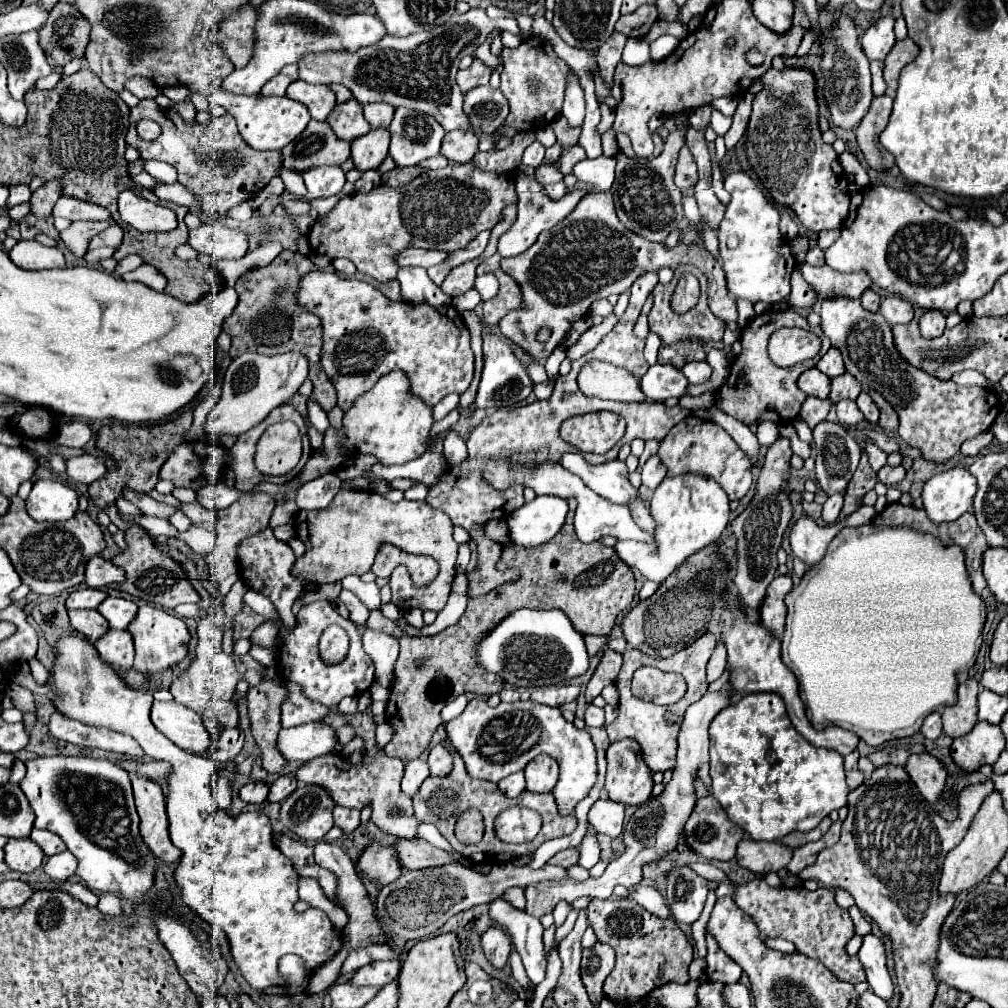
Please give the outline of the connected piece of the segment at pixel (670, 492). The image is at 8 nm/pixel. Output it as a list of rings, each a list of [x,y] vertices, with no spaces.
[[[681,474],[665,478],[653,494],[651,516],[657,520],[657,534],[653,544],[634,540],[618,541],[615,552],[631,568],[637,568],[645,578],[663,582],[683,560],[701,548],[717,542],[729,522],[729,498],[725,490],[709,476]]]

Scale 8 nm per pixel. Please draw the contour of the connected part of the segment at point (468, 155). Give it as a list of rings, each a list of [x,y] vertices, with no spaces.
[[[451,130],[443,138],[441,154],[457,164],[467,164],[475,156],[479,146],[479,136],[471,130]]]

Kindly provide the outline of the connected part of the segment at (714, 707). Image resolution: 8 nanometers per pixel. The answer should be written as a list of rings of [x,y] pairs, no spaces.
[[[731,688],[713,692],[713,694],[707,692],[703,698],[699,698],[695,704],[691,704],[687,708],[683,724],[681,724],[681,732],[679,732],[679,750],[677,750],[677,764],[673,770],[673,778],[669,780],[669,784],[657,798],[649,798],[641,806],[633,808],[633,816],[629,816],[625,830],[623,830],[623,844],[625,844],[623,856],[613,860],[601,878],[587,878],[585,882],[577,882],[573,878],[563,878],[563,880],[549,880],[549,882],[539,882],[539,884],[527,886],[525,888],[525,896],[527,896],[525,912],[543,916],[543,914],[551,912],[559,900],[567,900],[572,903],[579,896],[609,898],[617,884],[623,884],[627,888],[637,884],[641,880],[641,870],[645,864],[659,862],[661,858],[665,858],[669,852],[673,852],[677,848],[679,836],[683,834],[685,822],[691,816],[695,800],[697,800],[695,798],[695,780],[697,780],[699,766],[709,760],[709,724],[725,706],[729,706],[729,692],[731,692]]]

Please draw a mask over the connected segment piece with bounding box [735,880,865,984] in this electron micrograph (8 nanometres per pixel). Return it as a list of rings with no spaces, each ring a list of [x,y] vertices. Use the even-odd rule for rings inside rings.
[[[753,880],[735,884],[735,902],[745,914],[751,914],[759,932],[765,938],[785,938],[795,944],[797,952],[823,962],[837,978],[845,982],[863,982],[863,966],[857,956],[849,956],[845,952],[847,940],[855,934],[853,922],[845,908],[835,904],[835,894],[829,888],[817,888],[815,892],[795,886],[795,888],[771,888],[765,880]]]

